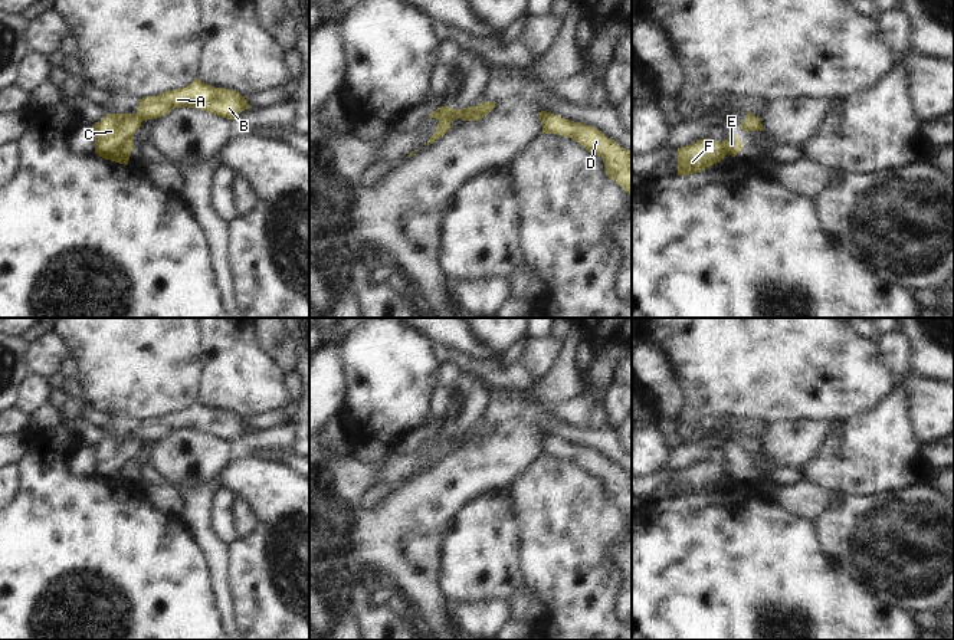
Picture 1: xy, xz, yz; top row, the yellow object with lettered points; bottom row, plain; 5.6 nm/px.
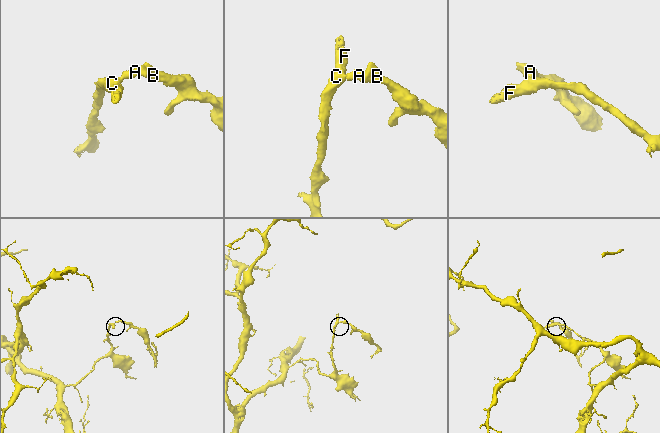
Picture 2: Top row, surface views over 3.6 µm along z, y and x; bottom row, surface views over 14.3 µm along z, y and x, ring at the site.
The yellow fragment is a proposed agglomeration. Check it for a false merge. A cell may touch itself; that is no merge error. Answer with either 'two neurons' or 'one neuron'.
two neurons

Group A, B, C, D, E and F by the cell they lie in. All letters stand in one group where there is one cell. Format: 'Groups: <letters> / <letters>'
Groups: A B D / C E F

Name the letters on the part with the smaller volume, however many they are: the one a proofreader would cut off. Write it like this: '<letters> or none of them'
A, B, D

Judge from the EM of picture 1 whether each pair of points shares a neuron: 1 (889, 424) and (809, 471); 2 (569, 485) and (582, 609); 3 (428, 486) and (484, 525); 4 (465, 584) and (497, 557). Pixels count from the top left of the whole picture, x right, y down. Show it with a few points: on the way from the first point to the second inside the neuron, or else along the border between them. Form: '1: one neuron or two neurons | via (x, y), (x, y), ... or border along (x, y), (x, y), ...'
1: one neuron | via (869, 445), (853, 460), (829, 468)
2: one neuron | via (569, 515), (569, 568), (571, 578)
3: two neurons | border along (489, 491), (468, 501), (459, 509), (445, 538)
4: one neuron | via (472, 577), (489, 560)

